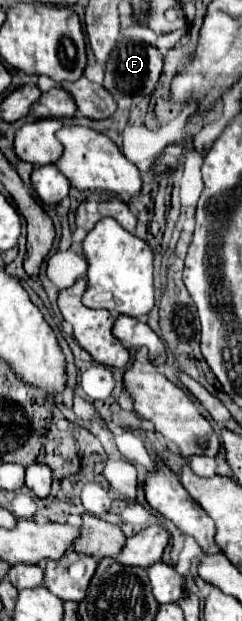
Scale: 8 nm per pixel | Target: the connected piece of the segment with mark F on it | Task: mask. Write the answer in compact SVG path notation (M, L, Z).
M120 38L114 46L114 50L108 56L106 62L106 76L102 86L114 96L138 96L138 94L152 94L154 86L162 74L162 54L158 48L146 44L146 42L136 42L132 38Z

